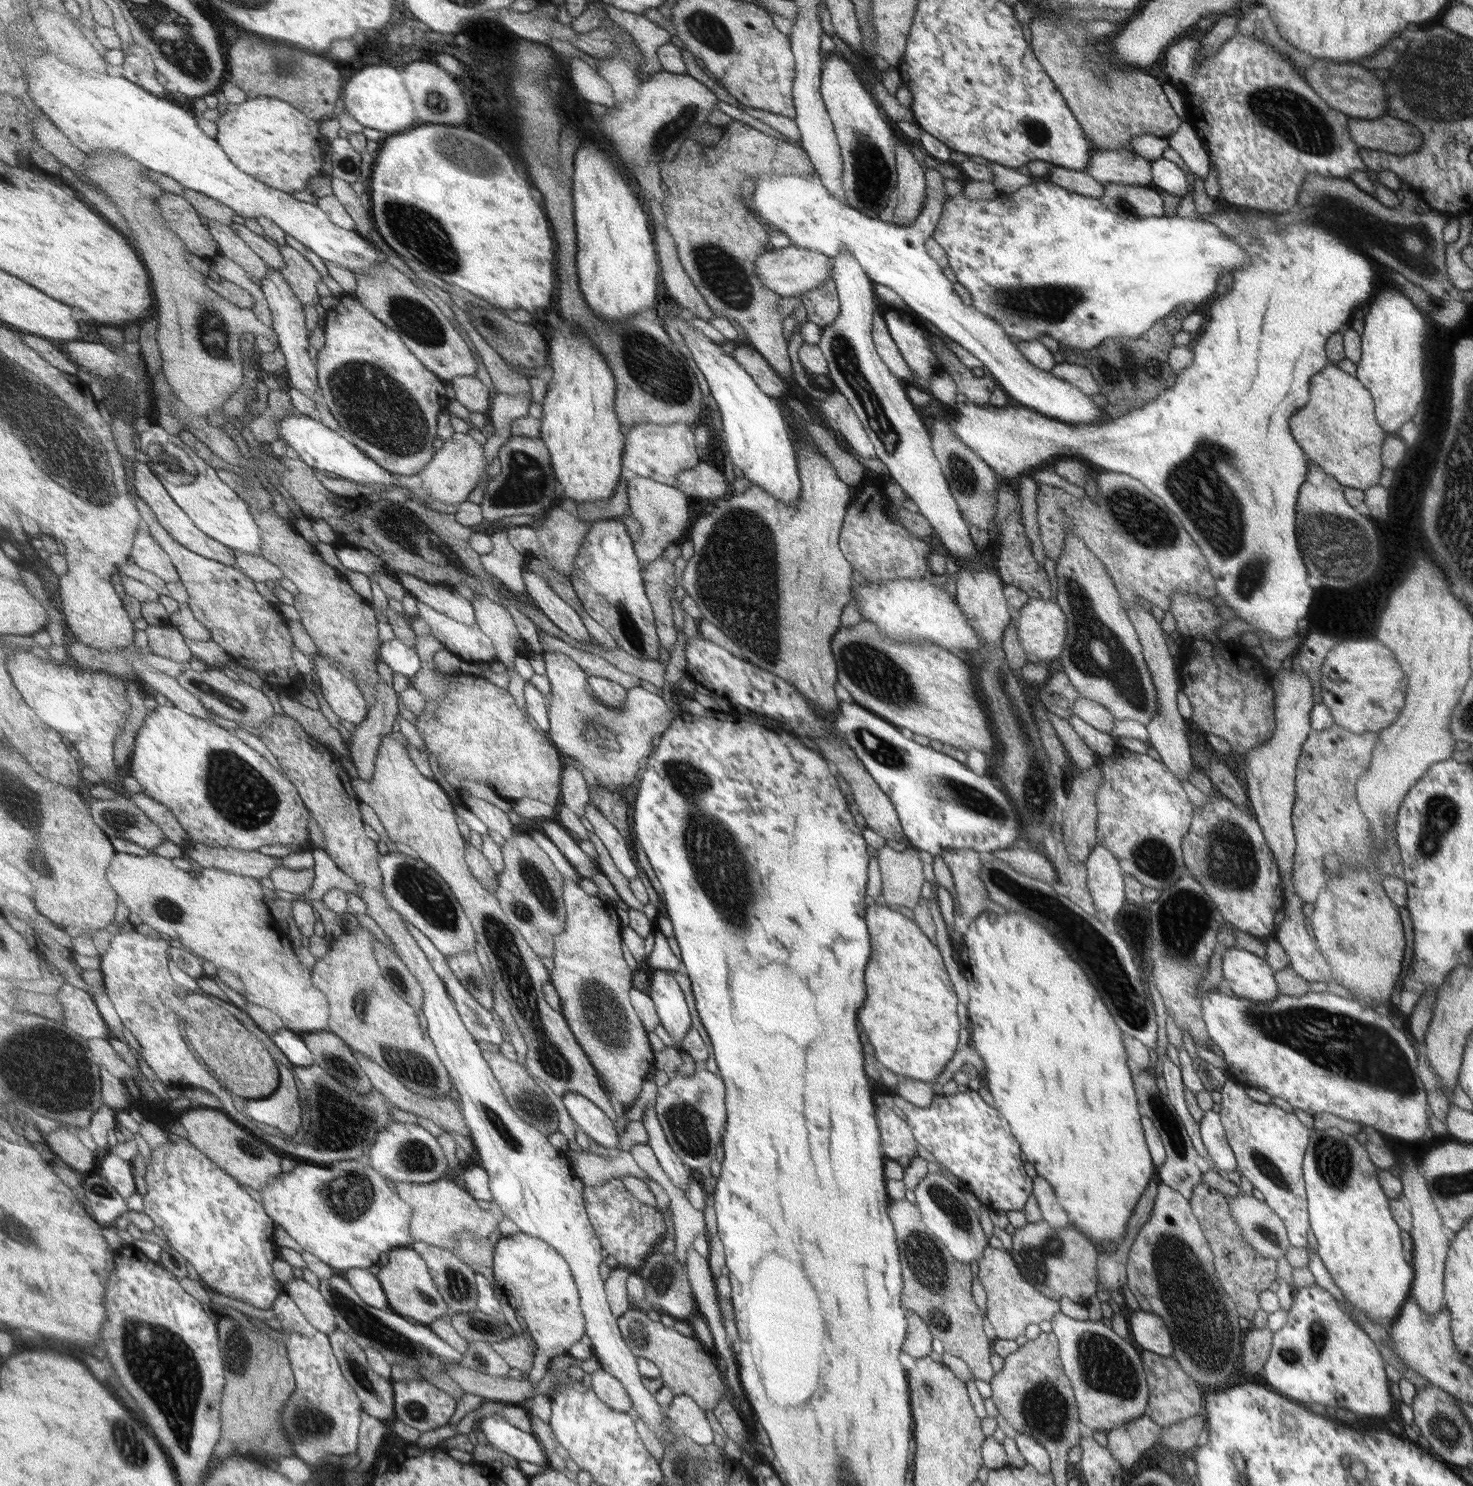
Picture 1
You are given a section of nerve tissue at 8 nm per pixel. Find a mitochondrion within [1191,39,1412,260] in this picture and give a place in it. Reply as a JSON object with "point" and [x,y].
{"point":[1301,122]}

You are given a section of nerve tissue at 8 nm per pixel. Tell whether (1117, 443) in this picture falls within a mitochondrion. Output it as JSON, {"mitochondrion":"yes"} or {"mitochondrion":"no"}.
{"mitochondrion":"no"}

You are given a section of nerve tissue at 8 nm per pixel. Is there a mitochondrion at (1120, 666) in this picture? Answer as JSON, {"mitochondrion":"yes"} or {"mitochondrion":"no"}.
{"mitochondrion":"yes"}

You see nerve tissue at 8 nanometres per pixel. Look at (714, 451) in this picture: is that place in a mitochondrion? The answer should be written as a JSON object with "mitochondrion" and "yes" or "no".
{"mitochondrion":"no"}

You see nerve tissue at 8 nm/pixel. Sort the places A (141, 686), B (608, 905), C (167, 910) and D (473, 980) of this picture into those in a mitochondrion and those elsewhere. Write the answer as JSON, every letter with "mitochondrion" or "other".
{"A":"other","B":"other","C":"mitochondrion","D":"mitochondrion"}

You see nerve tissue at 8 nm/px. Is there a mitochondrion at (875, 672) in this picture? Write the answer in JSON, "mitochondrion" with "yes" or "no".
{"mitochondrion":"yes"}

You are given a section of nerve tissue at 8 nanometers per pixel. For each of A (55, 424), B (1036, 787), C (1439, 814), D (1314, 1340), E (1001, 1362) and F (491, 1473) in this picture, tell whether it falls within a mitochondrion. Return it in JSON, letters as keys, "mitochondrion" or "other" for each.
{"A":"mitochondrion","B":"mitochondrion","C":"mitochondrion","D":"mitochondrion","E":"other","F":"other"}

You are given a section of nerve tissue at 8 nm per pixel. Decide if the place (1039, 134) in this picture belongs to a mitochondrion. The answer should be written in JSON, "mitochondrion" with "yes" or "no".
{"mitochondrion":"yes"}

